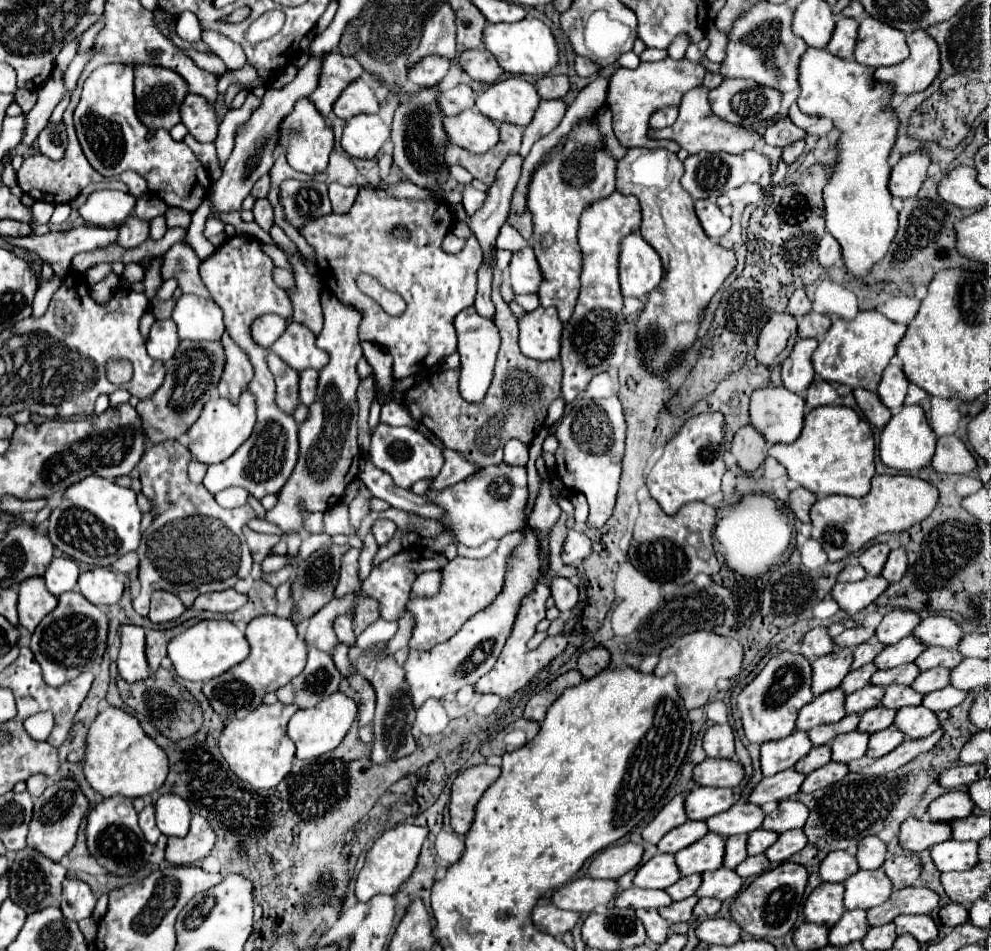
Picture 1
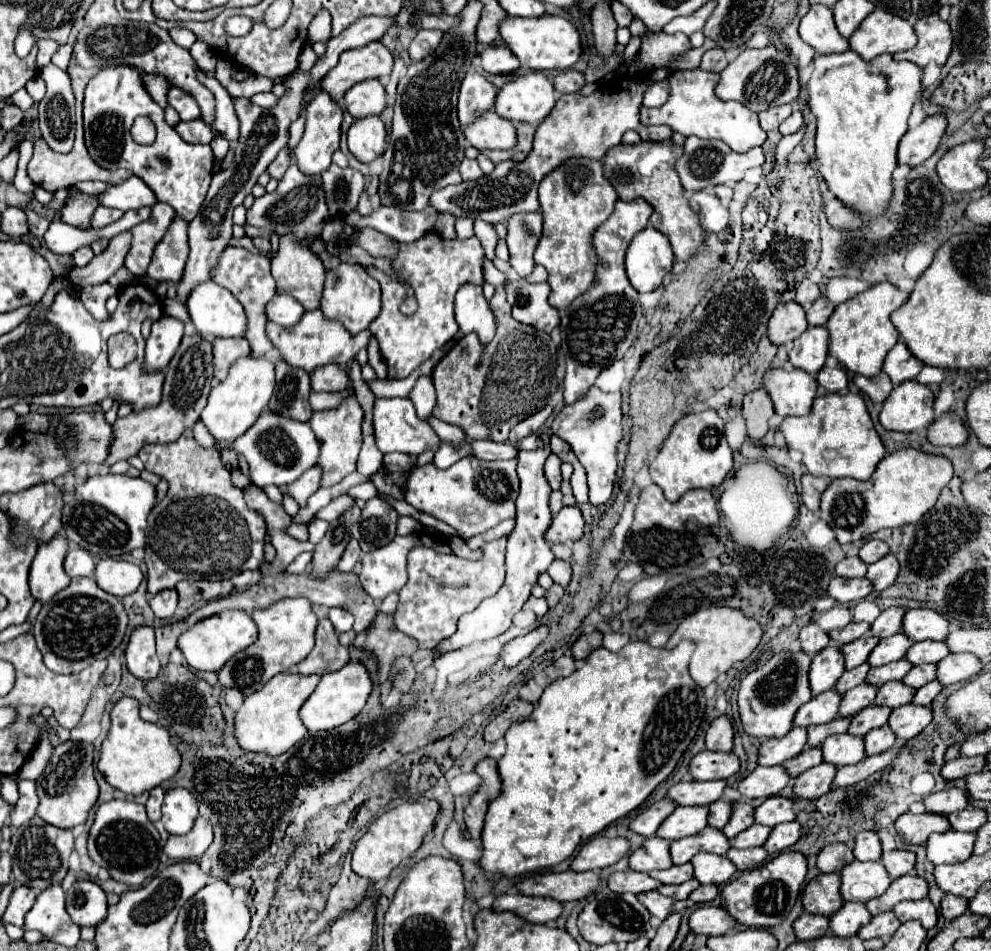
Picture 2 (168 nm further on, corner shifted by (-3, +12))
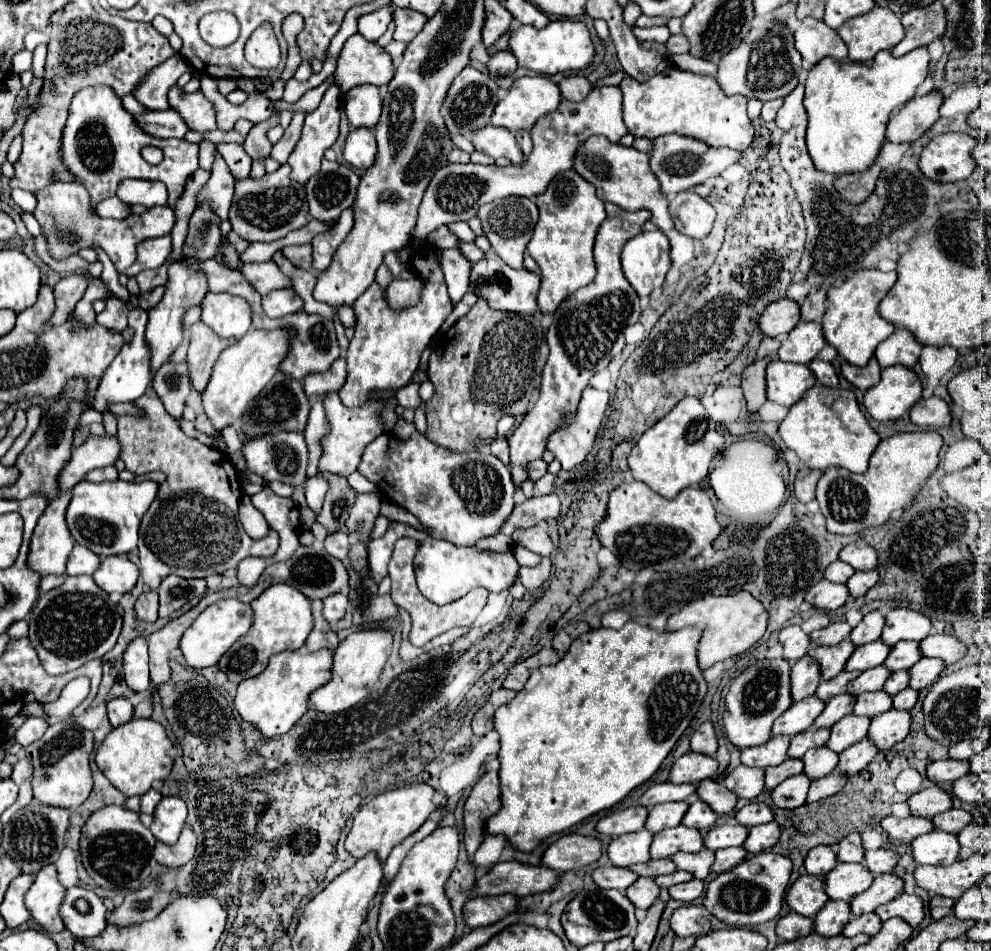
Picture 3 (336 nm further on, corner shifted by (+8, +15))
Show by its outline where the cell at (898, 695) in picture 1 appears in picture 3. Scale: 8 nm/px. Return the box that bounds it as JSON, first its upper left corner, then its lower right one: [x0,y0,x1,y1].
[853,690,891,718]

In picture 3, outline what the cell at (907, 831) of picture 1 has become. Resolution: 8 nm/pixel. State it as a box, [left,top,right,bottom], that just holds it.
[881,816,935,846]

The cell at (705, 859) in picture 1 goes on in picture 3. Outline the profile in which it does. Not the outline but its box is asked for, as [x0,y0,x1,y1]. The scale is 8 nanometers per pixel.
[651,826,703,858]

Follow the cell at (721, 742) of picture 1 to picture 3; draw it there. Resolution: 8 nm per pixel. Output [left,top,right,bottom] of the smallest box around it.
[691,722,717,756]

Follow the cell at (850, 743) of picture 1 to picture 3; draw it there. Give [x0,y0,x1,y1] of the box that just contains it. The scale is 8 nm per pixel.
[803,746,839,780]

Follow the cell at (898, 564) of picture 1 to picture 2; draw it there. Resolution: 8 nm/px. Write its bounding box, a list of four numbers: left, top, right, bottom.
[866,553,900,591]

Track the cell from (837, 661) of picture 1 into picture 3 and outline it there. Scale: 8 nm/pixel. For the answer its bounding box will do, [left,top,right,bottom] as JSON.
[791,656,821,702]

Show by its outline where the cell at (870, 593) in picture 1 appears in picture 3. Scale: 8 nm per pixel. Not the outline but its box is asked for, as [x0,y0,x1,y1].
[805,578,849,612]

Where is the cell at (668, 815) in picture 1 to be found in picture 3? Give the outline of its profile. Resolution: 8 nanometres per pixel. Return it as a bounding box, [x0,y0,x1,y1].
[595,806,649,838]

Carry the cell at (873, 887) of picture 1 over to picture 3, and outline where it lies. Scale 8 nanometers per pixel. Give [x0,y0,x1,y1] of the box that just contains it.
[825,864,873,902]

